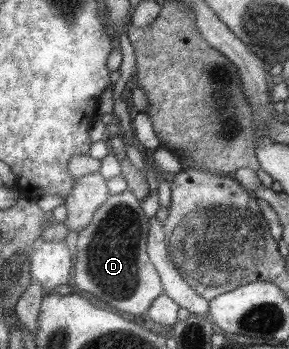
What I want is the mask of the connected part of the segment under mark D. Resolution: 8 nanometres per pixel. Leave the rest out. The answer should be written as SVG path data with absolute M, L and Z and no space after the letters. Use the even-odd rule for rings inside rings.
M125 189L121 193L110 195L98 207L90 224L78 231L76 239L76 256L73 259L71 280L78 290L90 292L100 298L108 309L115 312L128 314L145 314L149 306L158 296L161 296L162 284L157 269L150 262L146 252L146 243L149 232L150 220L140 209L140 202L134 198L132 191Z

